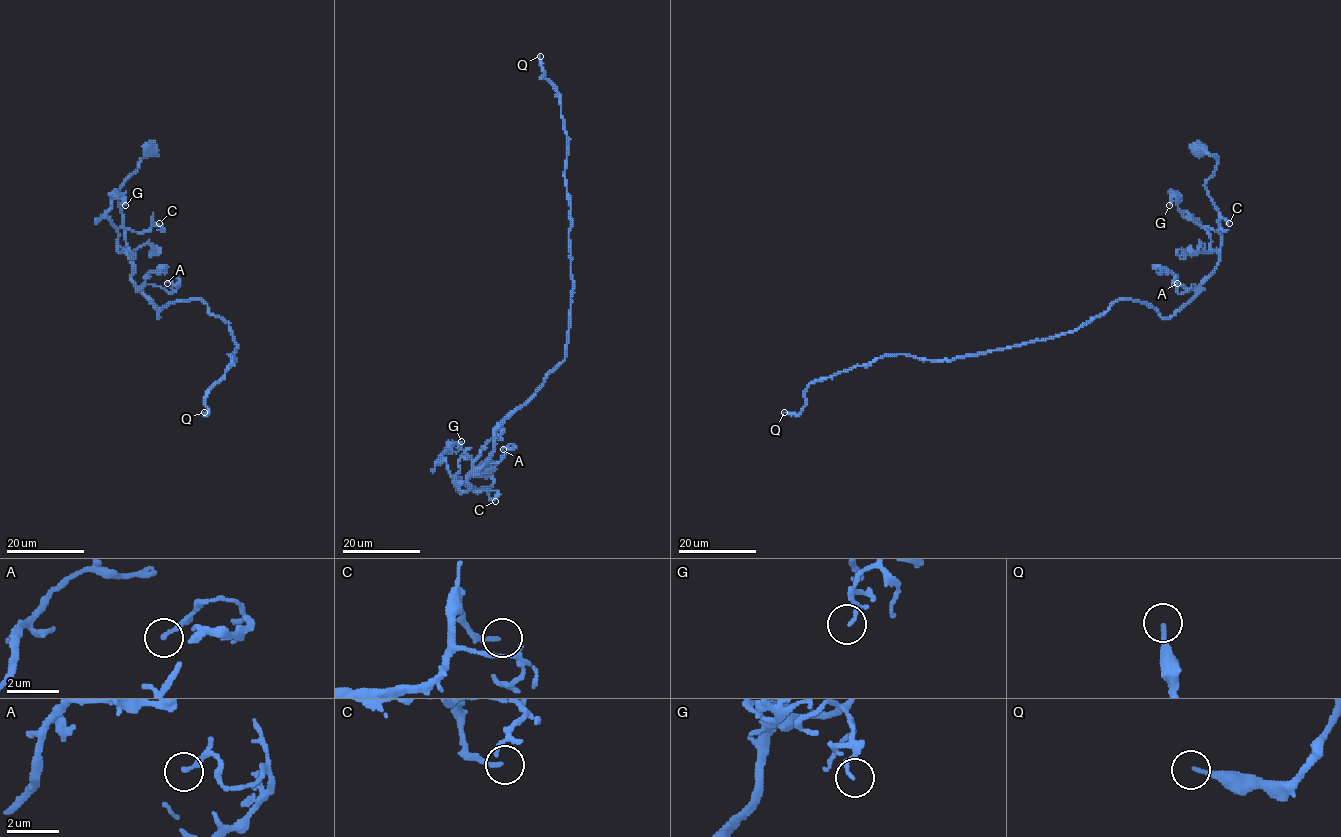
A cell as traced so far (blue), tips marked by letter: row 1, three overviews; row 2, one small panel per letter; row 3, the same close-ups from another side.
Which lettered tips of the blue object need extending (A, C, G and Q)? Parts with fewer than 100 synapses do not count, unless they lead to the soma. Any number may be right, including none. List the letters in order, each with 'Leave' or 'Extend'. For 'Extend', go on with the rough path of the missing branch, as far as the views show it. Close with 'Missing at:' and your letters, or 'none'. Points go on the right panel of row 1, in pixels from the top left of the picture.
A: Leave
C: Leave
G: Leave
Q: Extend
Missing at: Q

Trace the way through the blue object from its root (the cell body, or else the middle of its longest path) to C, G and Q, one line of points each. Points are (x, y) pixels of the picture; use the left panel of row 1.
C: (150, 148), (156, 154), (118, 193), (126, 244), (118, 250), (120, 227), (159, 223)
G: (150, 148), (156, 154), (118, 193), (119, 251), (106, 214), (115, 197), (124, 195), (125, 205)
Q: (150, 148), (156, 154), (117, 198), (131, 280), (157, 318), (200, 298), (237, 345), (204, 412)

